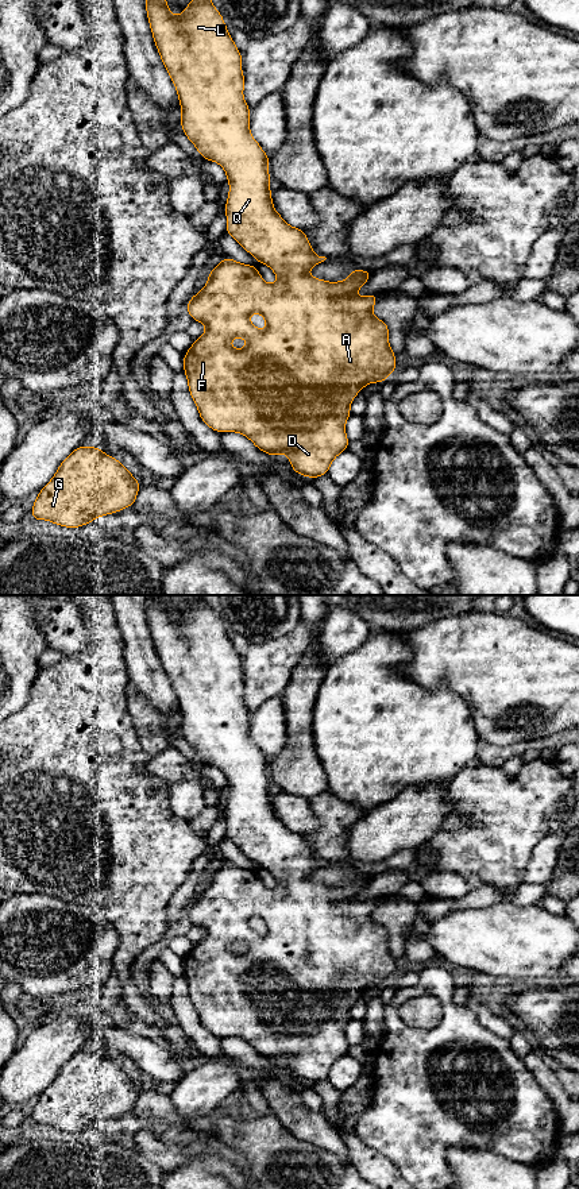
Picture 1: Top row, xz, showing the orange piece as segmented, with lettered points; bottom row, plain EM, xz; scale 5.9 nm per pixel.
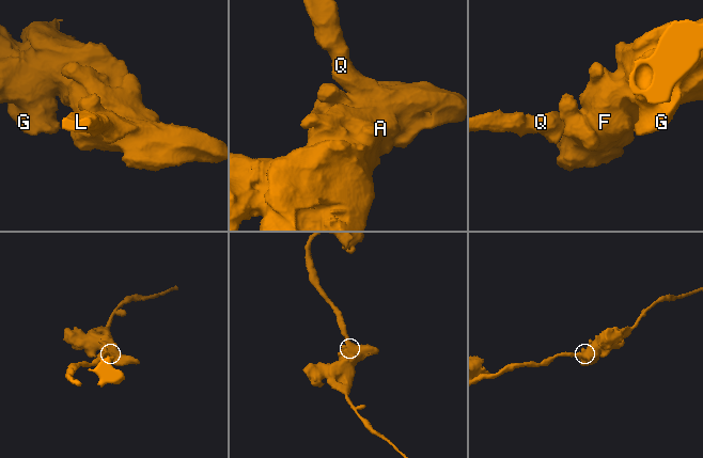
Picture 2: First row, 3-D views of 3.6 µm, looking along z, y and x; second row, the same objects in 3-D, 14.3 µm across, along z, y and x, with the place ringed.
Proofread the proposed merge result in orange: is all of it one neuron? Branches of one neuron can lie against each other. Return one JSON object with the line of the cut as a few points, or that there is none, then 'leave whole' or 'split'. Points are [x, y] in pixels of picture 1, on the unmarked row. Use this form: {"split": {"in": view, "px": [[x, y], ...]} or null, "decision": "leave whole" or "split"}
{"split": null, "decision": "leave whole"}

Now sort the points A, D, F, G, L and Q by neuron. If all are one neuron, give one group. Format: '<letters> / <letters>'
A D F G L Q

